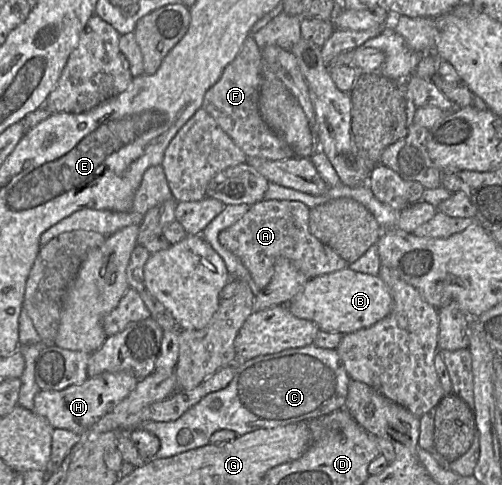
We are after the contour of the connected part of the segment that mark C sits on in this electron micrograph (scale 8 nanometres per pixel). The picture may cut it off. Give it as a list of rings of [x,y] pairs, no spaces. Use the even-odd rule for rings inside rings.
[[[316,345],[291,348],[278,353],[257,356],[247,361],[238,361],[235,367],[234,377],[225,388],[207,394],[177,420],[148,421],[139,427],[159,438],[160,448],[154,458],[167,458],[205,446],[209,443],[210,436],[221,429],[232,430],[238,436],[242,436],[257,429],[275,428],[303,420],[312,420],[345,407],[351,379],[336,349],[325,349]]]

